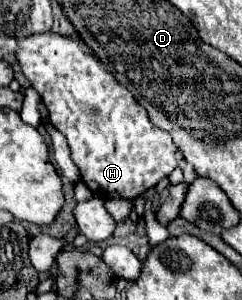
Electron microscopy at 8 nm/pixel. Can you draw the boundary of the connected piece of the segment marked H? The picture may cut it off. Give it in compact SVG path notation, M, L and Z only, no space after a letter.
M38 33L32 37L26 37L22 43L18 43L16 51L18 63L22 67L22 73L30 81L30 85L40 93L50 123L68 139L72 159L80 169L82 181L90 187L92 193L100 191L98 197L102 199L136 199L148 189L152 189L160 179L168 177L176 167L176 145L172 137L158 129L146 109L136 103L134 95L126 87L122 87L110 71L102 67L102 63L84 49L84 45L76 39L68 39L56 33Z

